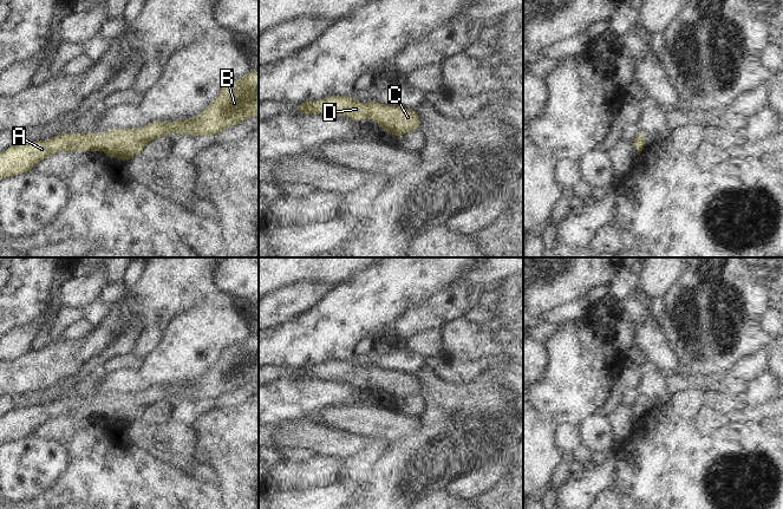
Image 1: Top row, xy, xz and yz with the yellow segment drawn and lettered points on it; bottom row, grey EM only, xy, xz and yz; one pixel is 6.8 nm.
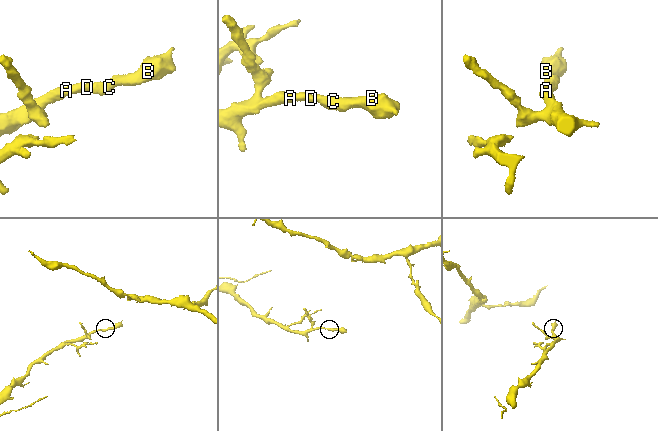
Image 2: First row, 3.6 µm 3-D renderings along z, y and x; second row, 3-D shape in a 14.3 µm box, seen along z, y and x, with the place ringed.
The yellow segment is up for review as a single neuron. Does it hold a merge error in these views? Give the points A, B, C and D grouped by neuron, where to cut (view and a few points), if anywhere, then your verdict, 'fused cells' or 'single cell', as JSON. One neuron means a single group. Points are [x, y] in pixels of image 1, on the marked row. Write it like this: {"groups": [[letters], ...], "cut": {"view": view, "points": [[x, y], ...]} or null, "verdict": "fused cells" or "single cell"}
{"groups": [["A", "B", "C", "D"]], "cut": null, "verdict": "single cell"}

